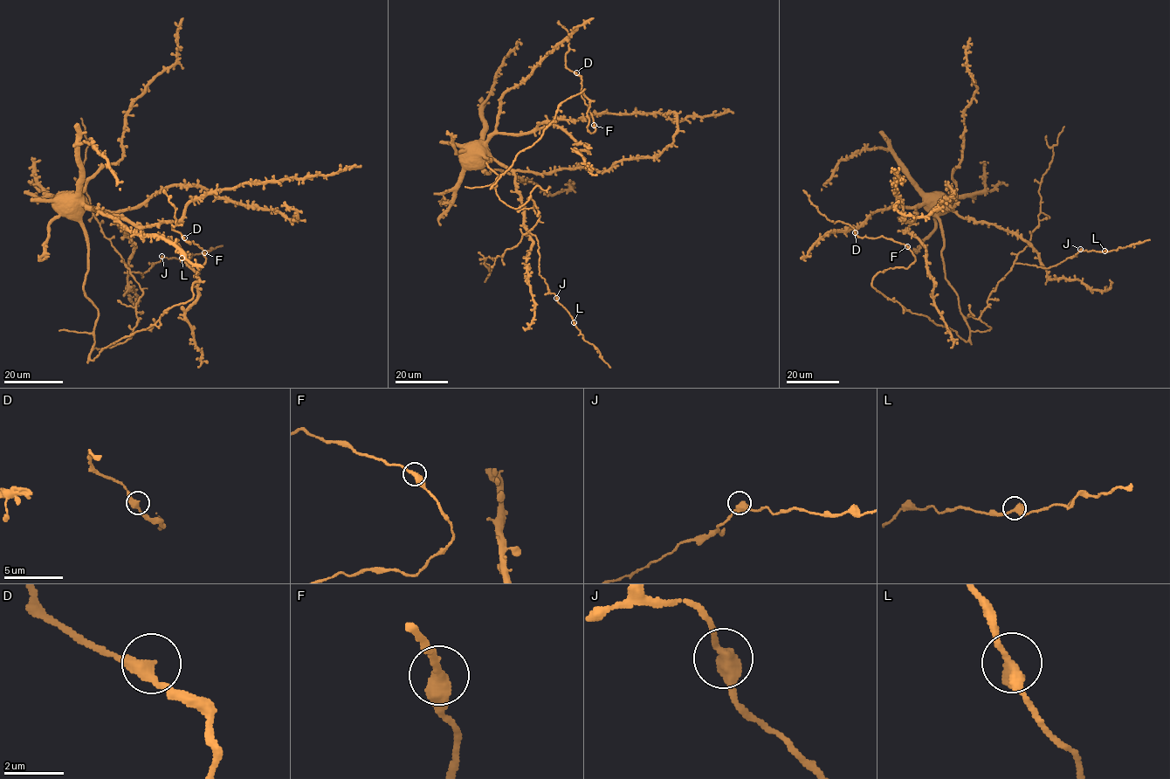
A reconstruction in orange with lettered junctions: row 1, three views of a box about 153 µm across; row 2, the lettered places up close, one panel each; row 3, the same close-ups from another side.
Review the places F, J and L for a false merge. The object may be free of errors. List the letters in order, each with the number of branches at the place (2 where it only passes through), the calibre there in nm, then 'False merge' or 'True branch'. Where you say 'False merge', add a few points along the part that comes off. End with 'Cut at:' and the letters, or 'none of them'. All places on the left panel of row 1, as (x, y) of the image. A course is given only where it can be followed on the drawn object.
F: Branches: 2. Thickness 400 nm. True branch
J: Branches: 2. Thickness 440 nm. True branch
L: Branches: 2. Thickness 420 nm. True branch
Cut at: none of them

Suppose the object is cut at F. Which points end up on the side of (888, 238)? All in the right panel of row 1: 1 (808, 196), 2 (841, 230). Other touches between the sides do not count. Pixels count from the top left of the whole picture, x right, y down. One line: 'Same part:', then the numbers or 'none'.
Same part: 1

